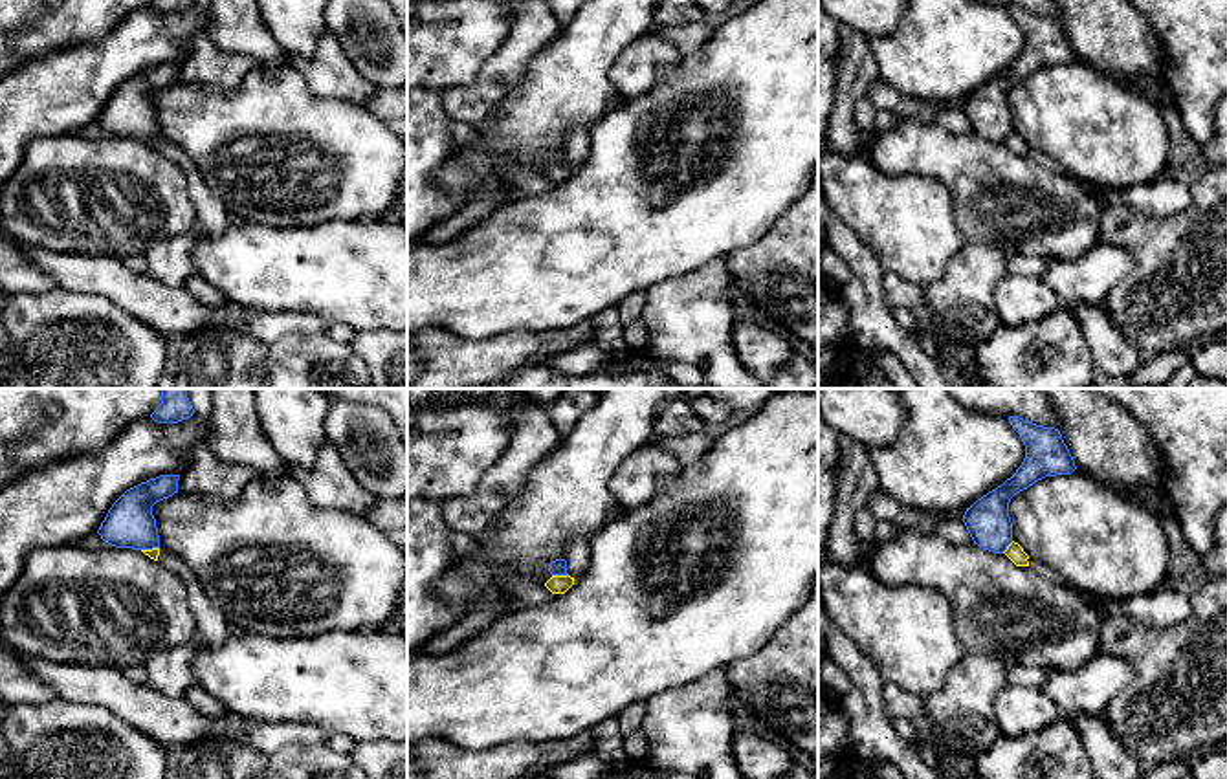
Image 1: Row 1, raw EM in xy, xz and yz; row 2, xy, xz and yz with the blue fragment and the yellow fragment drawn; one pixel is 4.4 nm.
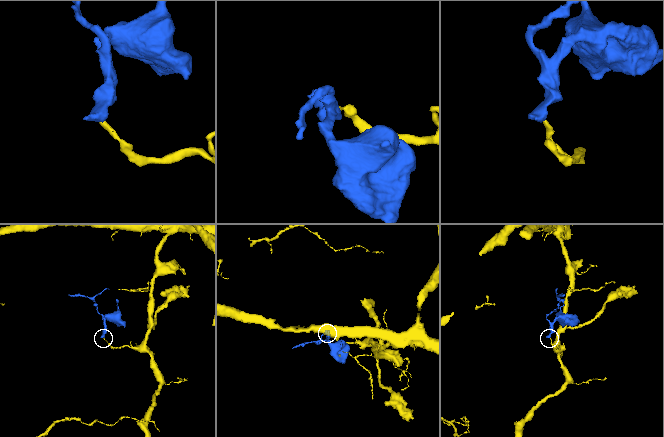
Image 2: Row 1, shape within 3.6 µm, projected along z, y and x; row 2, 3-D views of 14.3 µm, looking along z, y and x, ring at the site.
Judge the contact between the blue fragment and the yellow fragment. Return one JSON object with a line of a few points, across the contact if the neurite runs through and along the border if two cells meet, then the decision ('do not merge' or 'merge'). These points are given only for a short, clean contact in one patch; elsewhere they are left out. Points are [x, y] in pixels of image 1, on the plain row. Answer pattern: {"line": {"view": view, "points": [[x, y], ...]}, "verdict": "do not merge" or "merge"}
{"line": {"view": "xz", "points": [[567, 164], [552, 165]]}, "verdict": "do not merge"}

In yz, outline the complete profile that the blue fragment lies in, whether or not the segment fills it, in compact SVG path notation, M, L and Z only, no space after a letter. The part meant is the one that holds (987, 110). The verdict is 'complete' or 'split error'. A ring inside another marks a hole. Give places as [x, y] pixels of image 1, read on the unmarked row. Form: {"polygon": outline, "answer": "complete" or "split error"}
{"polygon": "M1009 5L1009 11L1025 35L1025 48L1011 68L978 88L963 104L974 134L994 143L1003 143L1012 132L1011 88L1045 66L1077 59L1058 18L1020 5Z", "answer": "complete"}

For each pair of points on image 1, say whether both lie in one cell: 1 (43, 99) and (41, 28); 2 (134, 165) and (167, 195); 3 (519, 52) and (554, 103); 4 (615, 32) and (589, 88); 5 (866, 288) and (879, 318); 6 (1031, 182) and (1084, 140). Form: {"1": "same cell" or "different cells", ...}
{"1": "different cells", "2": "same cell", "3": "different cells", "4": "same cell", "5": "same cell", "6": "different cells"}

